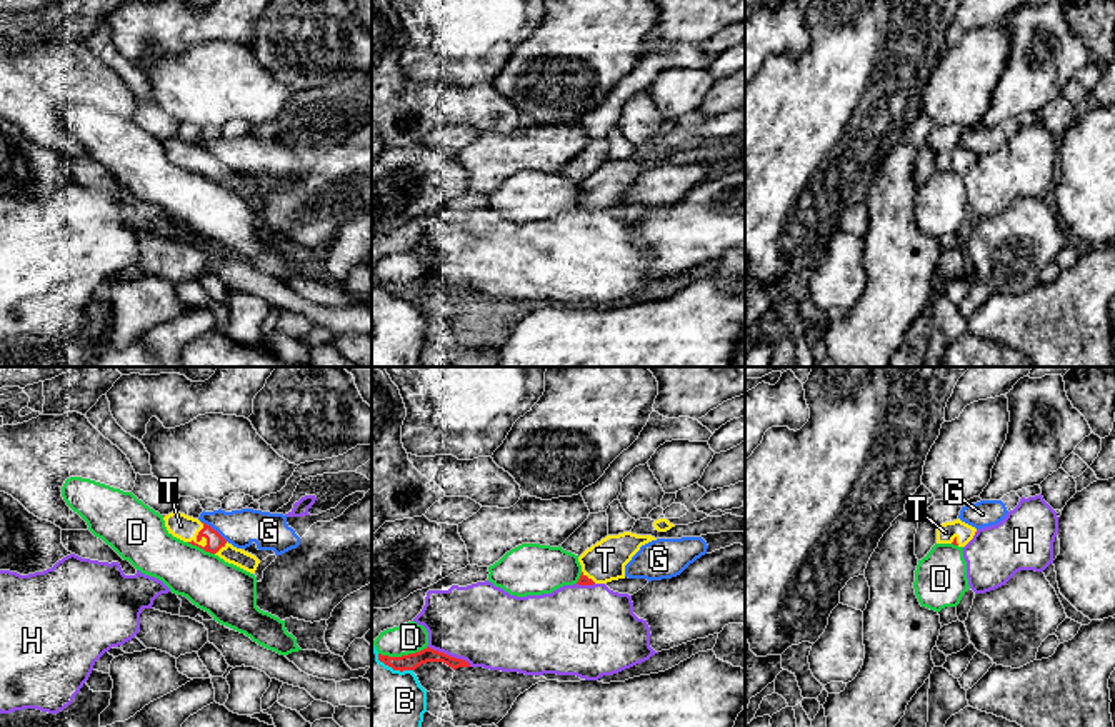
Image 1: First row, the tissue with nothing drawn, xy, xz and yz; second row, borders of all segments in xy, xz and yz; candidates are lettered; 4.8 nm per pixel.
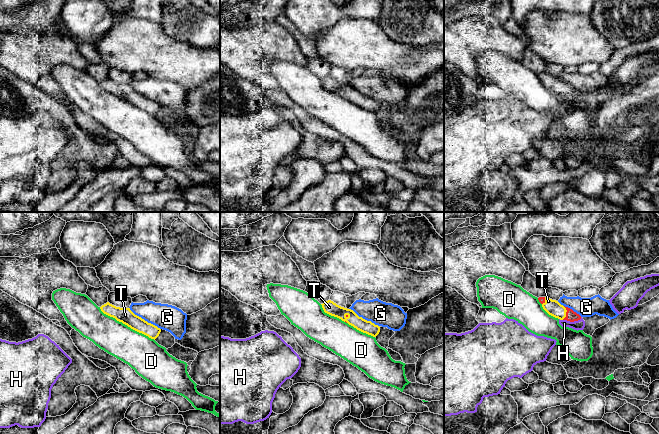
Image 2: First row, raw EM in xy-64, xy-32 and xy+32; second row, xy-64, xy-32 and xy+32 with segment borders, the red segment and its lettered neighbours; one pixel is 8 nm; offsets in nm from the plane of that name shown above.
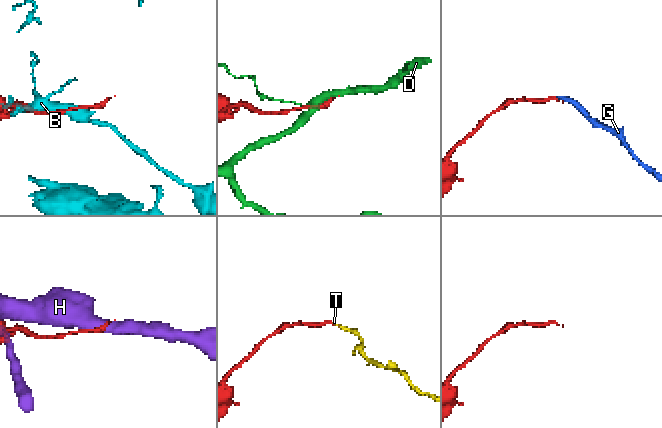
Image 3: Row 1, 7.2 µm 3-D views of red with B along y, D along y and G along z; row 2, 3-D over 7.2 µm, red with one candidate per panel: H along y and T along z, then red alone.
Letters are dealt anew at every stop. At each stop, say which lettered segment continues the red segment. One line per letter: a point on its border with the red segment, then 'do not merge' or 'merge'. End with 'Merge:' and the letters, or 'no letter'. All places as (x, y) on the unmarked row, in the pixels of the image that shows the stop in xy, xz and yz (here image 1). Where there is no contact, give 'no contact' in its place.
B: contact xz (394, 295); do not merge
D: contact xz (402, 282); do not merge
G: contact xy (215, 157); do not merge
H: contact xz (449, 282); do not merge
T: contact xy (197, 162); merge
Merge: T

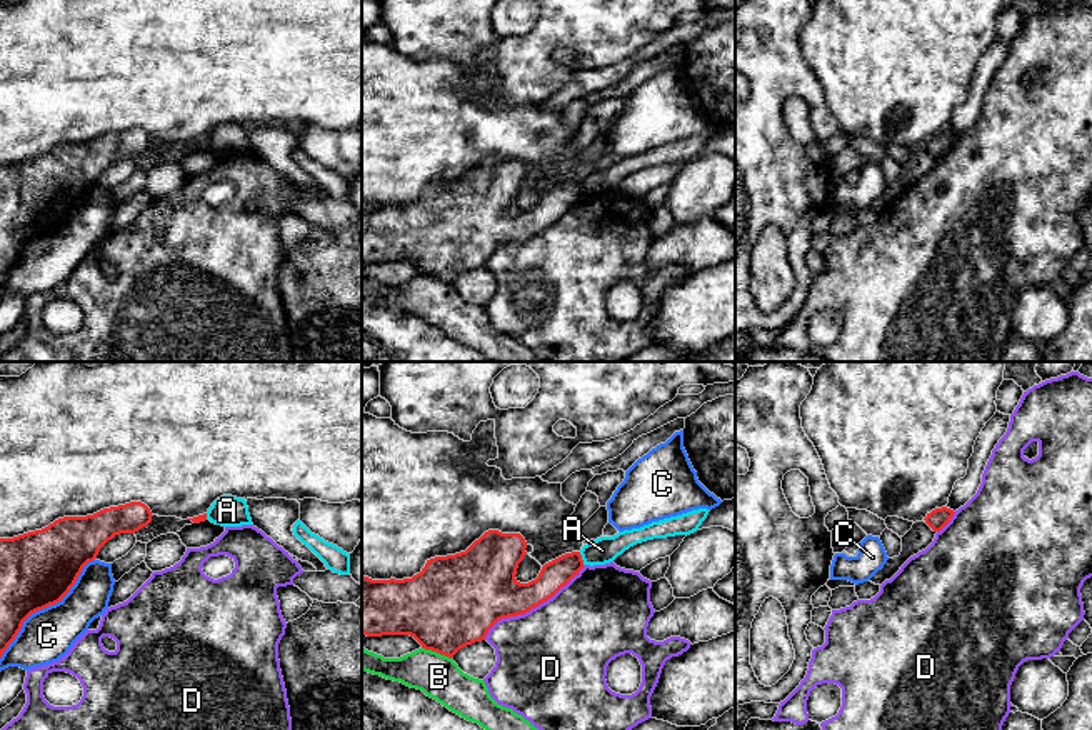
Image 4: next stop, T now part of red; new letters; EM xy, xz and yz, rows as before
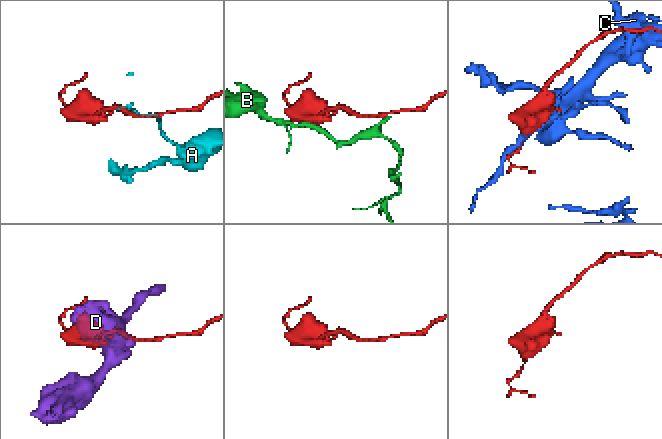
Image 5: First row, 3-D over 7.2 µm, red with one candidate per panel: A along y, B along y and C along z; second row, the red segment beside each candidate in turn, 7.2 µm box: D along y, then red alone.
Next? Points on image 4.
A: contact xz (581, 185); do not merge
B: contact xz (437, 279); do not merge
C: contact xy (44, 234); do not merge
D: contact xz (532, 234); do not merge
Merge: no letter

